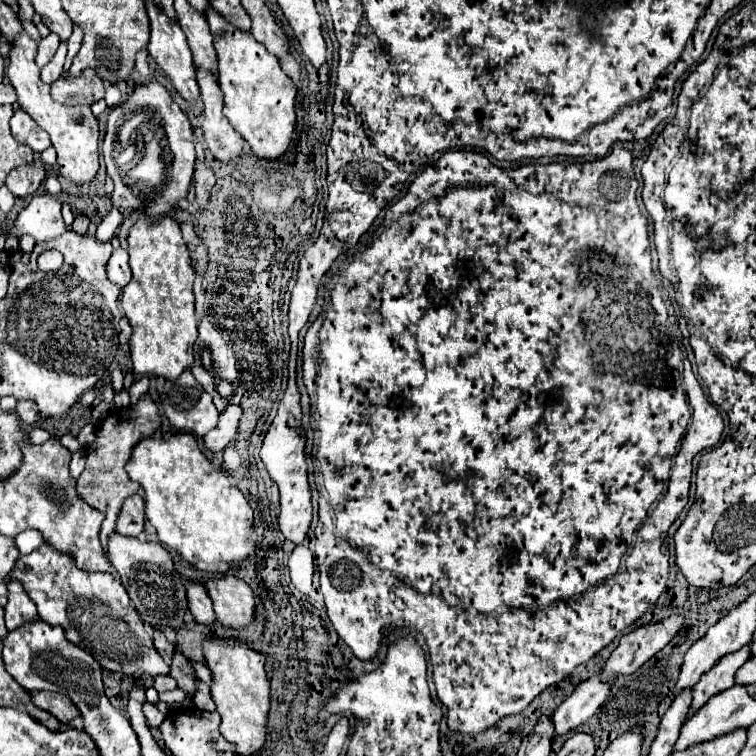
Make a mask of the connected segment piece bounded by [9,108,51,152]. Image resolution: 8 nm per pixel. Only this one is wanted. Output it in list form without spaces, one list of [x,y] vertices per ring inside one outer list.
[[[15,110],[15,114],[11,116],[11,132],[13,132],[13,138],[21,144],[27,144],[33,148],[33,152],[43,152],[45,148],[51,146],[51,140],[49,140],[49,134],[41,128],[37,128],[37,124],[33,124],[31,116],[25,112],[25,110]]]

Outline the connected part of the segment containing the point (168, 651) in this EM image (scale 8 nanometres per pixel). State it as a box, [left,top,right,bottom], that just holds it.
[155,632,175,662]

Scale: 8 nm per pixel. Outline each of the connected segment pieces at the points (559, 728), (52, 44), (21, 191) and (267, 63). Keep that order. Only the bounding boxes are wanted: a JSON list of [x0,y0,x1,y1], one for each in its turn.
[[553,674,613,736],[35,34,59,66],[7,158,45,198],[207,8,297,160]]

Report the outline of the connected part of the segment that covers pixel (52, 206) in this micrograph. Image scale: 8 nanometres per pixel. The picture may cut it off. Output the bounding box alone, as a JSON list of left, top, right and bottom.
[11,194,67,242]

